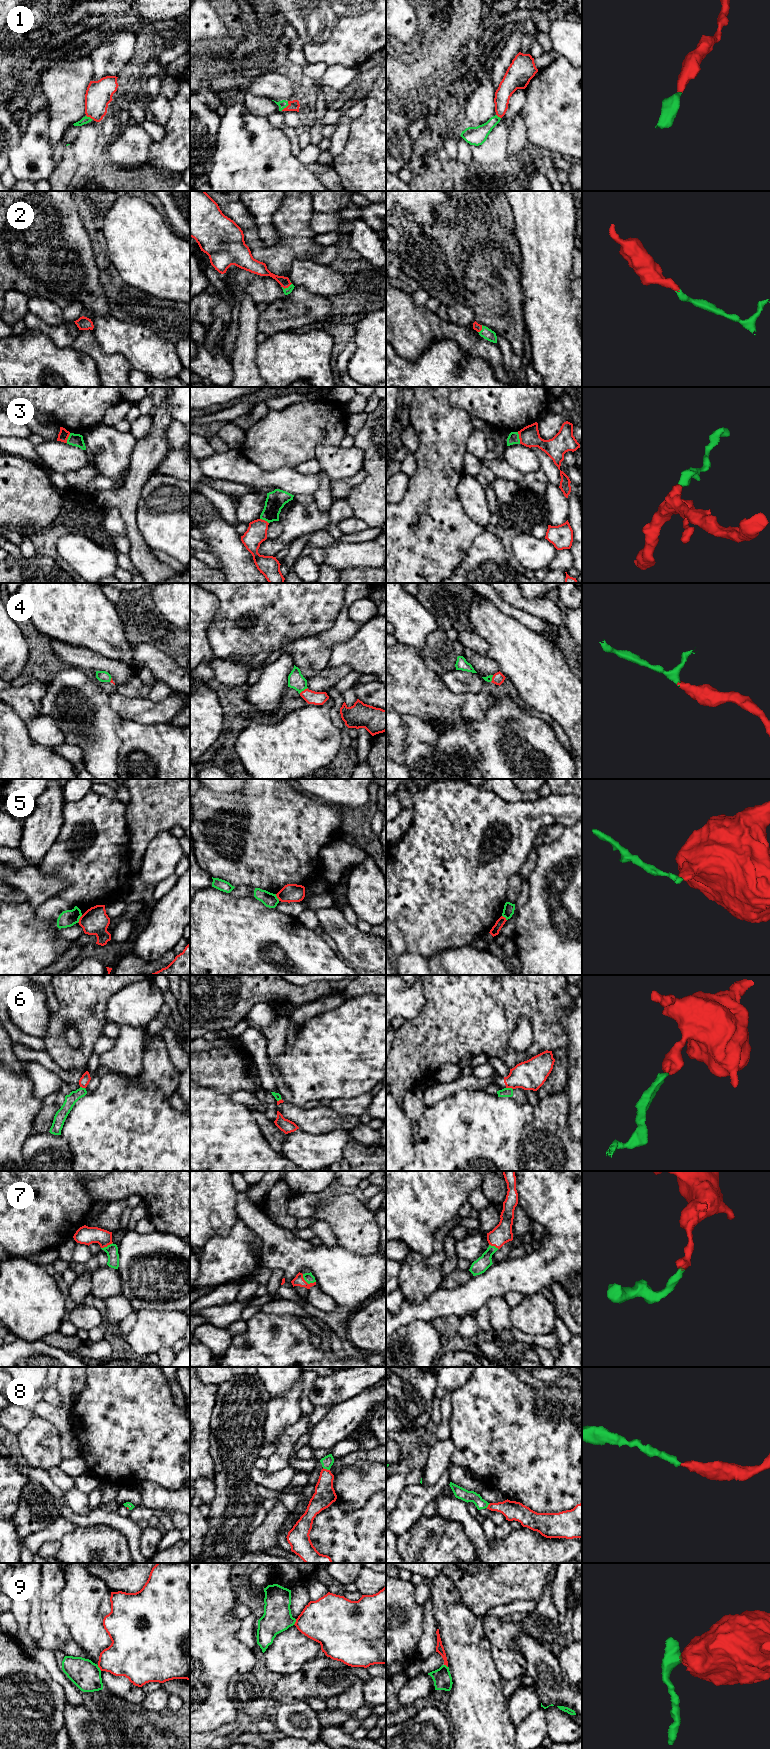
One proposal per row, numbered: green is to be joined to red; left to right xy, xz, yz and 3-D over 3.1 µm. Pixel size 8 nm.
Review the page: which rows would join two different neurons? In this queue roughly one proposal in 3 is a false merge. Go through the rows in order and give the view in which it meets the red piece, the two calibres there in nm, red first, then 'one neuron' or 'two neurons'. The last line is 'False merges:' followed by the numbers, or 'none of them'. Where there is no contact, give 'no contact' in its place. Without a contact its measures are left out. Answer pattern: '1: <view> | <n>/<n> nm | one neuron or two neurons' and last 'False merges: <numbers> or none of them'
1: xz | 90/70 nm | one neuron
2: xz | 90/50 nm | one neuron
3: yz | 170/90 nm | two neurons
4: xz | 110/130 nm | one neuron
5: xy | 220/140 nm | two neurons
6: yz | 240/80 nm | two neurons
7: xz | 80/80 nm | one neuron
8: xz | 170/90 nm | one neuron
9: xy | 320/240 nm | two neurons
False merges: 3, 5, 6, 9

